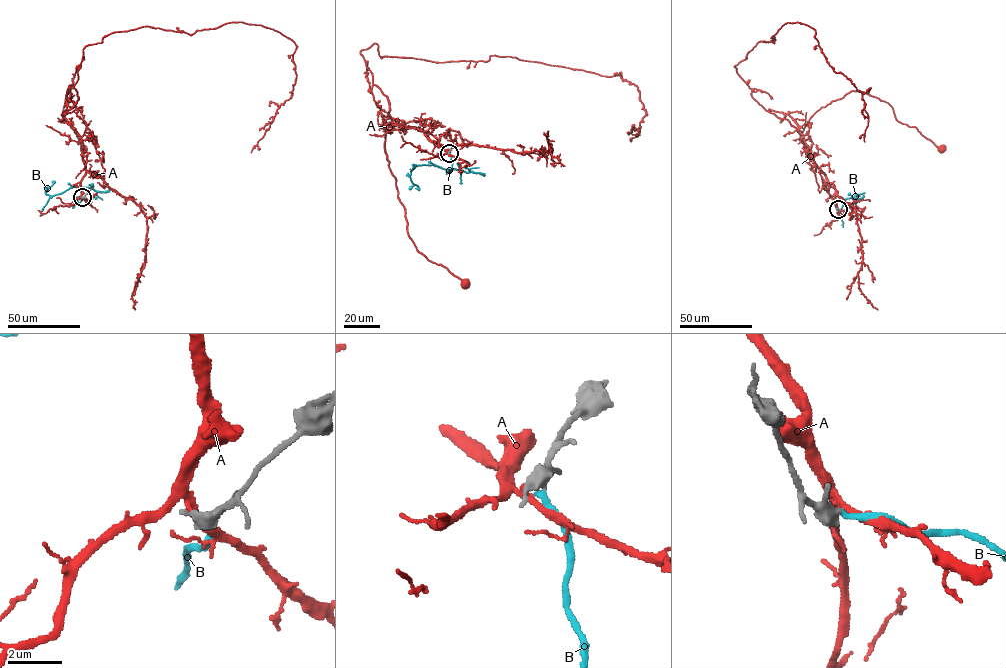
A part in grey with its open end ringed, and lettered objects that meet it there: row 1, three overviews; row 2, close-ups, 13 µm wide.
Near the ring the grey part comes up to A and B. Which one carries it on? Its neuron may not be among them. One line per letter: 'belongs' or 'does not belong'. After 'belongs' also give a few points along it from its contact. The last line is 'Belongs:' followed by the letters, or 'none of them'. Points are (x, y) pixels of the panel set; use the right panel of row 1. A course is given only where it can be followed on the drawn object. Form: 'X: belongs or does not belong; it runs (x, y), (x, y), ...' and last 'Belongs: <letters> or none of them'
A: does not belong
B: belongs; it runs (838, 209), (851, 213), (853, 200), (844, 200), (840, 210), (846, 210), (857, 195)
Belongs: B

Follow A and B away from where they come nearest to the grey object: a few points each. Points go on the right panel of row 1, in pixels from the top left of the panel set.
A: (838, 209), (825, 174), (800, 136), (822, 107), (860, 90), (887, 102), (898, 121), (942, 148)
B: (838, 209), (851, 213), (853, 200), (844, 200), (840, 210), (846, 210), (857, 195)

